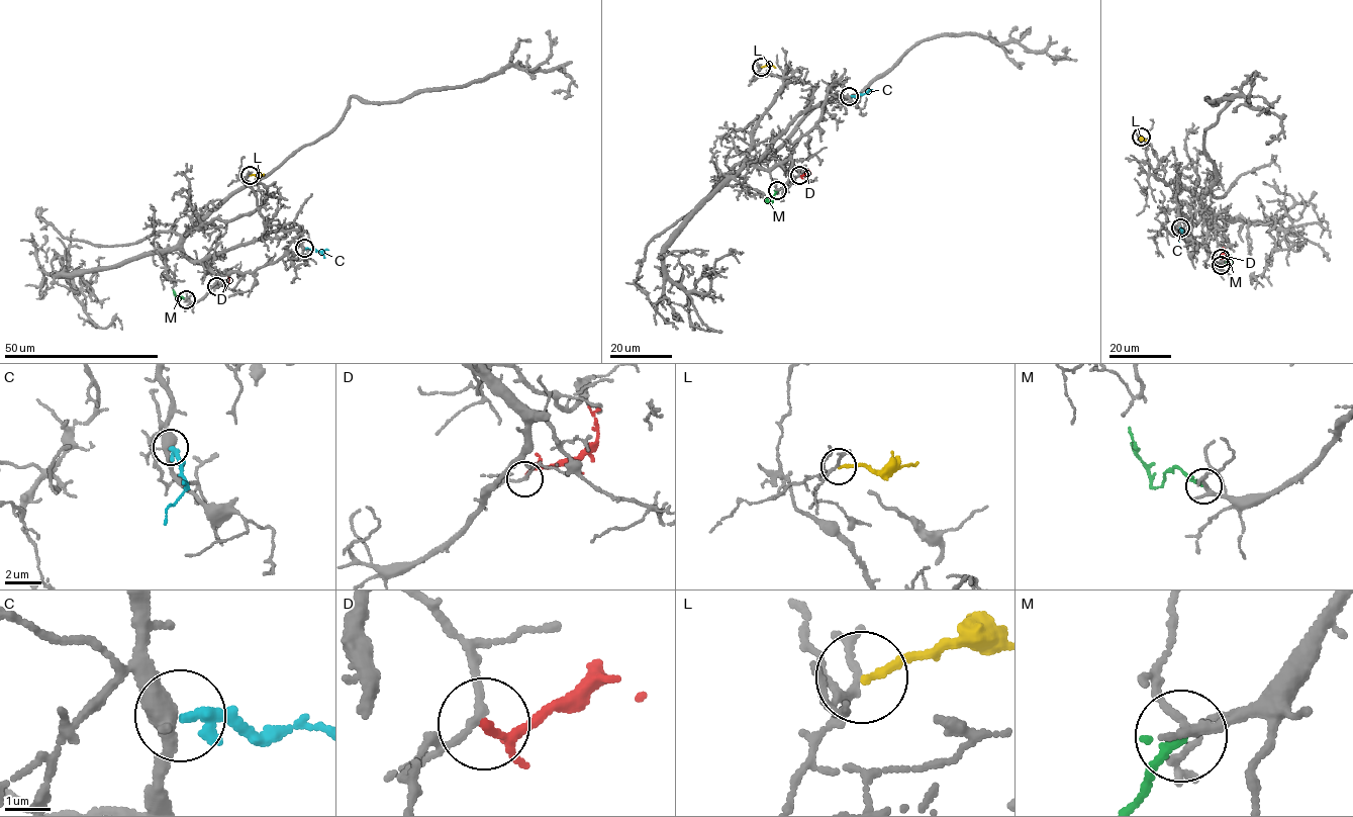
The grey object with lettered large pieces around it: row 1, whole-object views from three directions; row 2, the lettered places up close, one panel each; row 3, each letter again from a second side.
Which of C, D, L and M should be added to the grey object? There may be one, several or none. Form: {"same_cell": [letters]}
{"same_cell": ["C", "M"]}

